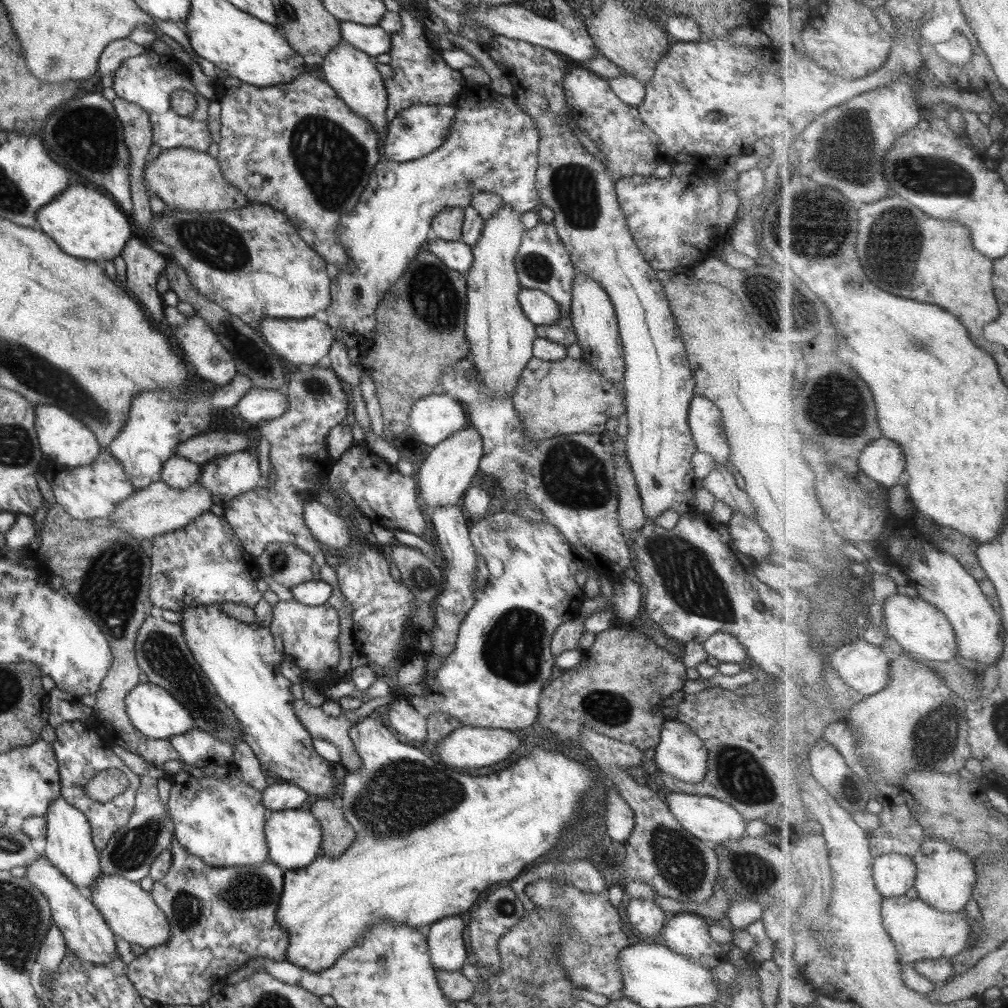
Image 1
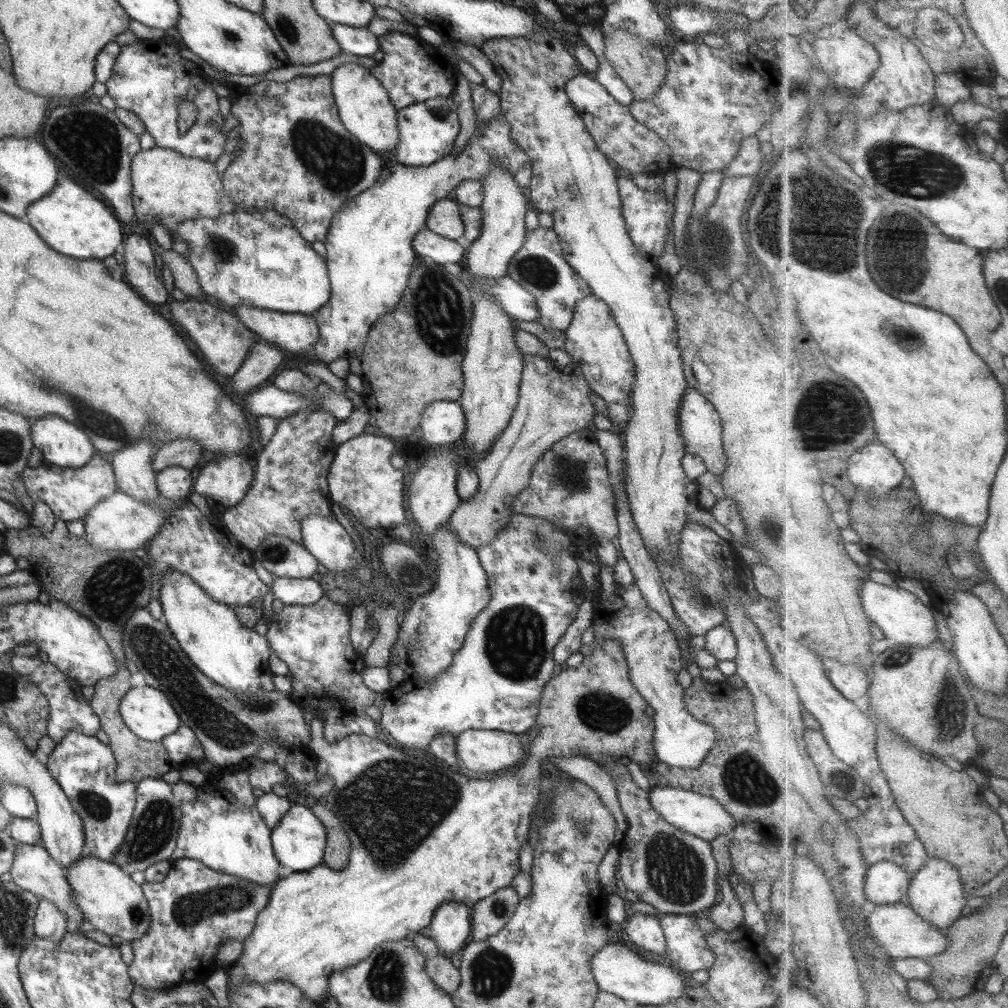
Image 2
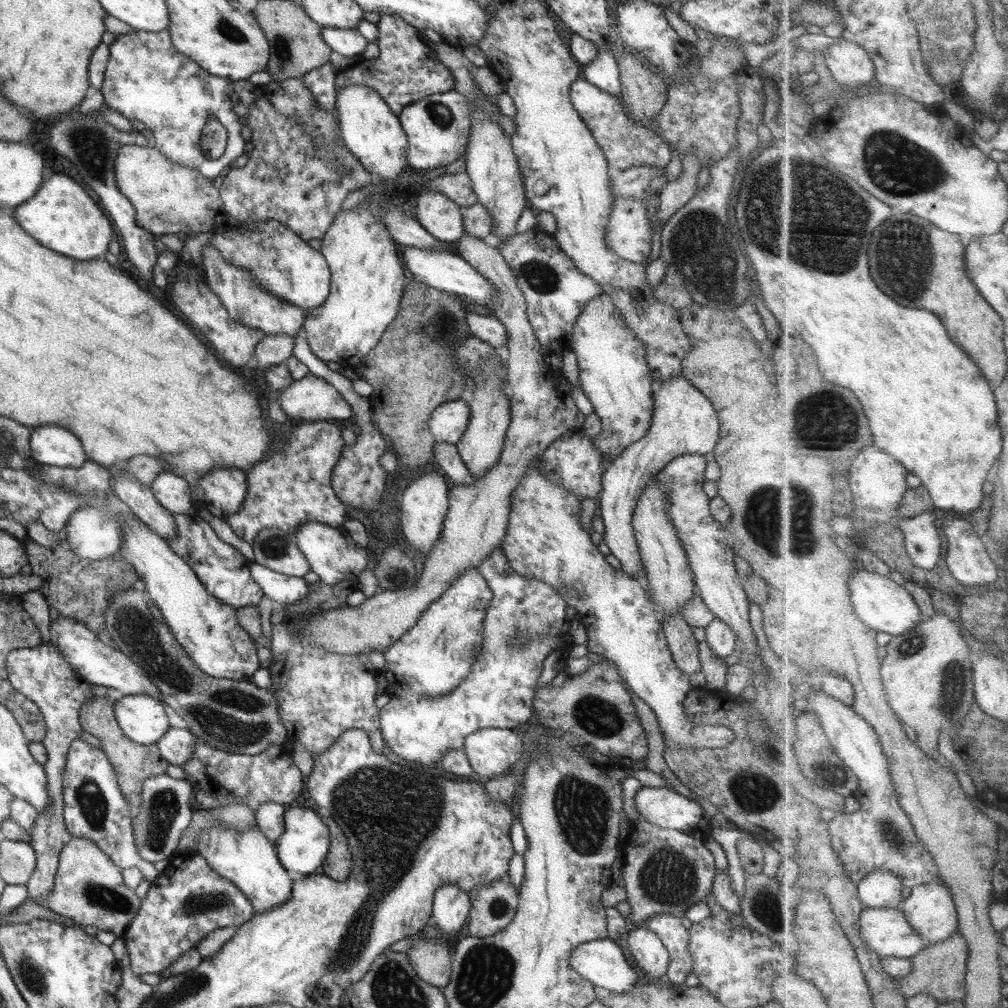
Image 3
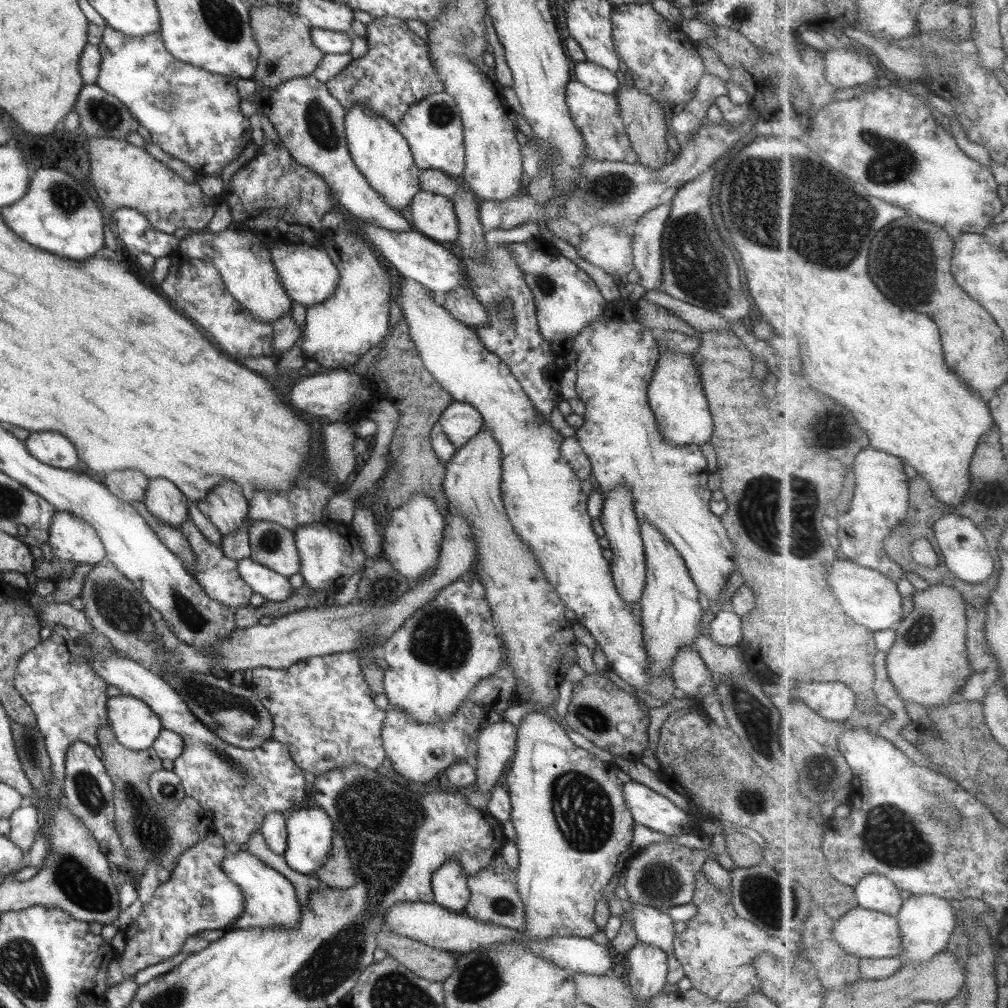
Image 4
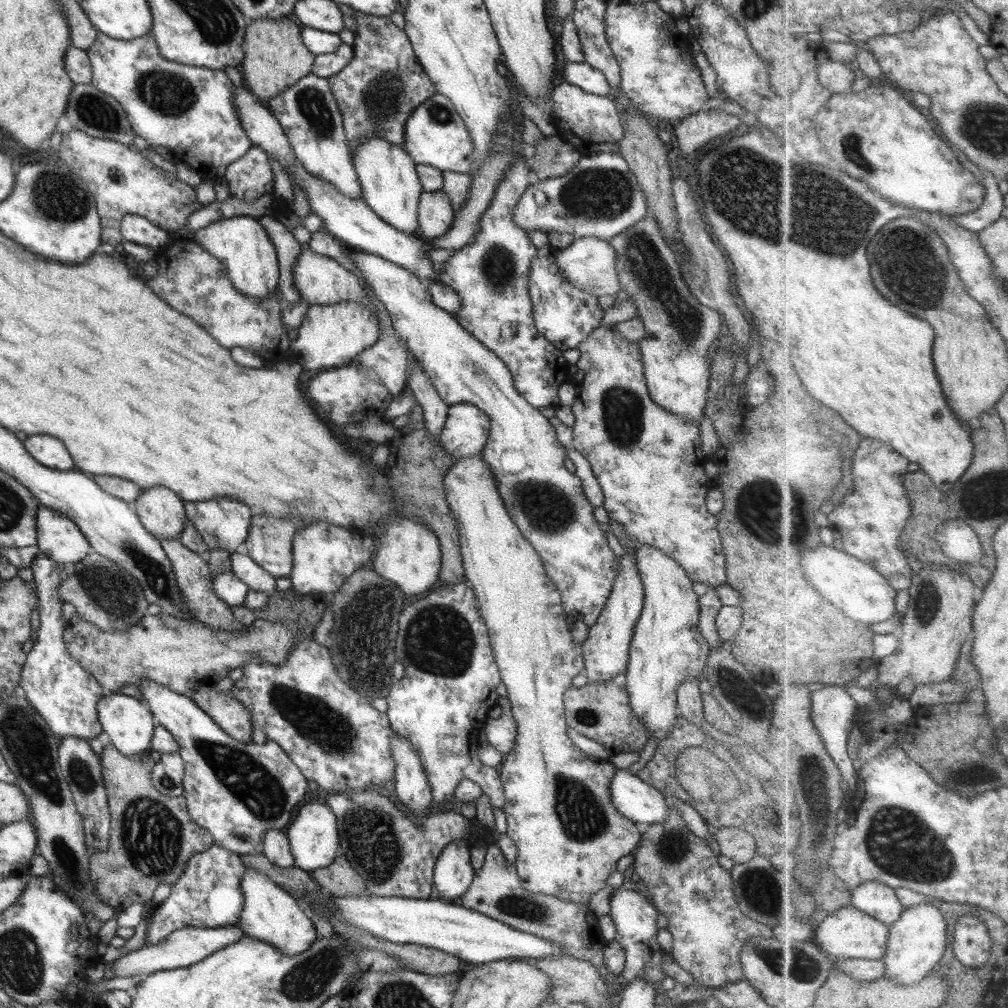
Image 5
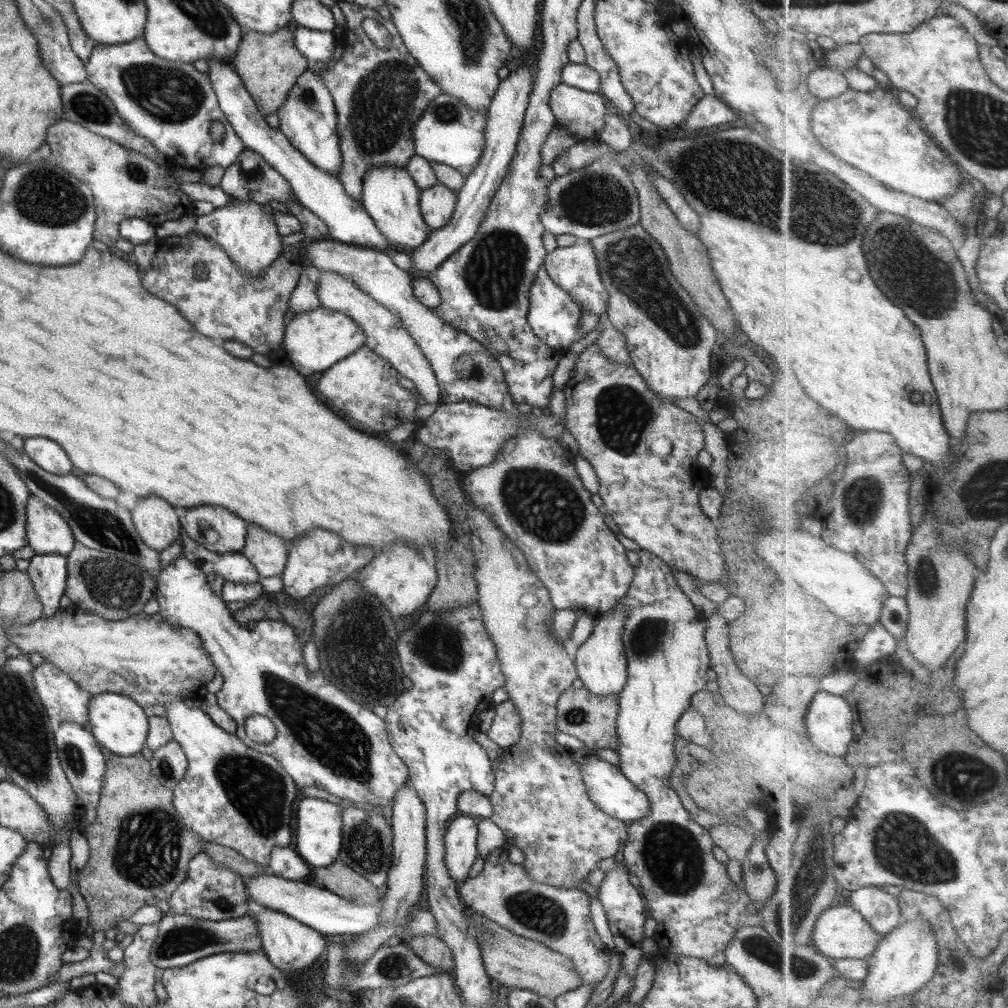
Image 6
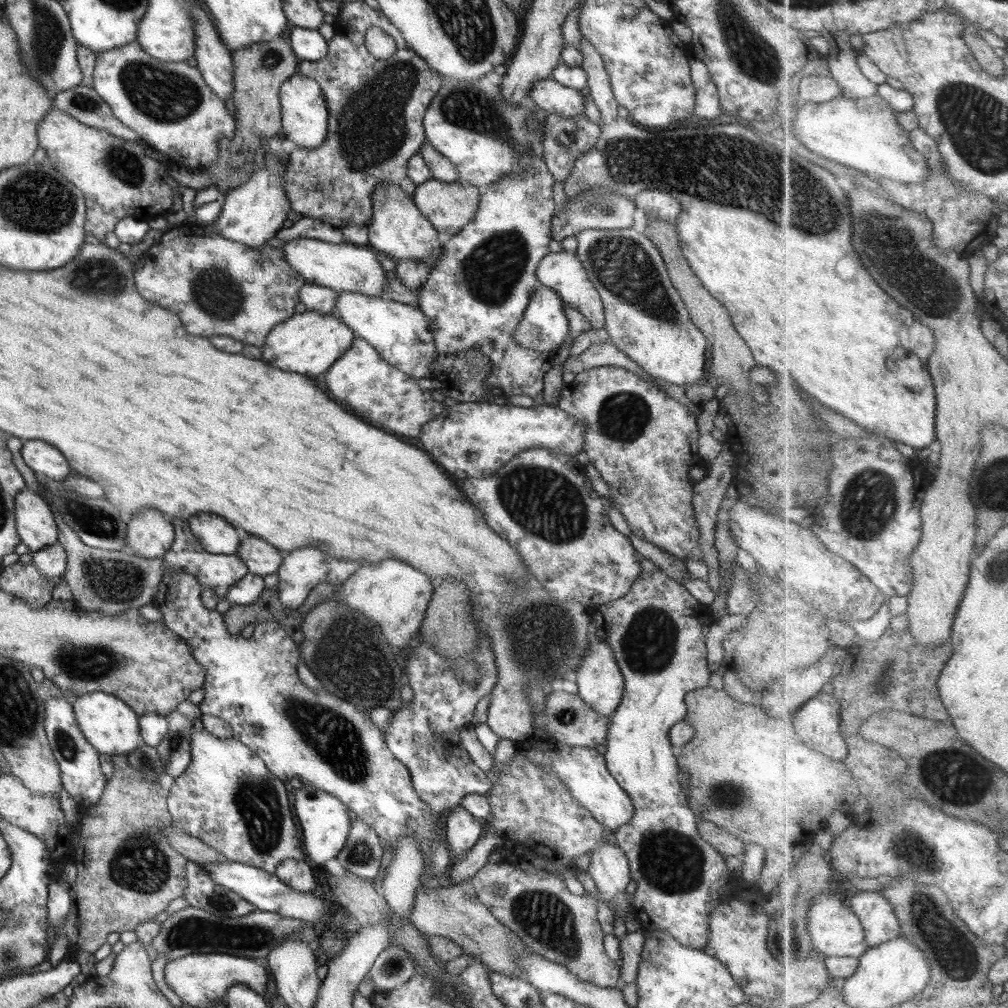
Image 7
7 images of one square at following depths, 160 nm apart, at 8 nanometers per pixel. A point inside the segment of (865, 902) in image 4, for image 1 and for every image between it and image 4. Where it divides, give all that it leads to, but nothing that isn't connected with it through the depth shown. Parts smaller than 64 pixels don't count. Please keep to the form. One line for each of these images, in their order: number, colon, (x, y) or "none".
1: (896, 874)
2: (887, 883)
3: (882, 889)

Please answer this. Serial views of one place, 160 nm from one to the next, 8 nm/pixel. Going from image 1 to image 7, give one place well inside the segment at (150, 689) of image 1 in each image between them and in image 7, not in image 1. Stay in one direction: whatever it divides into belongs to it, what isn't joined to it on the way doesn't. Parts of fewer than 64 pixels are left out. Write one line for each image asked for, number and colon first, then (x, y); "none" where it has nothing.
2: (147, 712)
3: (143, 719)
4: (136, 726)
5: (126, 723)
6: (117, 722)
7: (108, 723)

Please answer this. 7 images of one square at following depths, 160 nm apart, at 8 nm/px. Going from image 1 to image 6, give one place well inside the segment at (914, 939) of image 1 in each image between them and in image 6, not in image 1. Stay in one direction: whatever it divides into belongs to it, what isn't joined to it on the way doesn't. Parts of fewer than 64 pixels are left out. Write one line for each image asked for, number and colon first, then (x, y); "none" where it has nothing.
2: (904, 933)
3: (889, 932)
4: (867, 933)
5: (849, 933)
6: (843, 931)

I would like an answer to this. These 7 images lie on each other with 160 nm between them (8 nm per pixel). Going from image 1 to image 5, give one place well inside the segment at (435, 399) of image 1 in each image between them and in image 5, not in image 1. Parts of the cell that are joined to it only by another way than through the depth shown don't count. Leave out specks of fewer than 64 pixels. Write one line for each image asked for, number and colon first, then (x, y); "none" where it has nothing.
2: (441, 422)
3: (449, 421)
4: (460, 422)
5: (465, 432)

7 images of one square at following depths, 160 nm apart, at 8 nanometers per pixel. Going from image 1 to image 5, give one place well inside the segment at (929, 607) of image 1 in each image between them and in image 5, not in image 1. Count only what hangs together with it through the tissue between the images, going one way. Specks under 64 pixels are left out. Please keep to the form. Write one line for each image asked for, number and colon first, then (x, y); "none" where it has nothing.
2: (906, 619)
3: (886, 605)
4: (874, 599)
5: (852, 584)

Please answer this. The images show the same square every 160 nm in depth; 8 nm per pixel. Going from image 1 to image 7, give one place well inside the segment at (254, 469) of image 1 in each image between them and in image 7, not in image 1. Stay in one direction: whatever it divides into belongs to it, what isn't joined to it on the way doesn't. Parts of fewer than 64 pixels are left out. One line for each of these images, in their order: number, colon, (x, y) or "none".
2: (226, 482)
3: (222, 489)
4: (225, 506)
5: (222, 523)
6: (217, 529)
7: (216, 536)

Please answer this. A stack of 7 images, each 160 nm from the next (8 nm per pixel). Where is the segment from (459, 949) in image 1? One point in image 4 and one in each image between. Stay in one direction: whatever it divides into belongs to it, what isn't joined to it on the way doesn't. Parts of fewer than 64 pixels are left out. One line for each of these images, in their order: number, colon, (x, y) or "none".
2: (450, 926)
3: (451, 906)
4: (449, 884)

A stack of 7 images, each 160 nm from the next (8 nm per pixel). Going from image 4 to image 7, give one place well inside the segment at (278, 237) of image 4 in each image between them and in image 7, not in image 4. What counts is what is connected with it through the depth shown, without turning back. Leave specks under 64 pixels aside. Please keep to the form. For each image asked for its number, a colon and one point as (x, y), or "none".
5: (321, 280)
6: (385, 335)
7: (401, 333)

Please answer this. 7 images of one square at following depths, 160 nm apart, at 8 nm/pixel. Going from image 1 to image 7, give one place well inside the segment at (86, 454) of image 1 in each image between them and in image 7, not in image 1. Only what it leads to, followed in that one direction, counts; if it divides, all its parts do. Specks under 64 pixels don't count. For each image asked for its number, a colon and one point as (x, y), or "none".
2: (62, 444)
3: (50, 445)
4: (53, 449)
5: (50, 452)
6: (50, 457)
7: (44, 459)

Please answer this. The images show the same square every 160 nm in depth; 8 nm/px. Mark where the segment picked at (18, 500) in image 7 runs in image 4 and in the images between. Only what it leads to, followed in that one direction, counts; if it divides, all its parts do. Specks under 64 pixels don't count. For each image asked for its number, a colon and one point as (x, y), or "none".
4: (71, 538)
5: (58, 537)
6: (47, 532)

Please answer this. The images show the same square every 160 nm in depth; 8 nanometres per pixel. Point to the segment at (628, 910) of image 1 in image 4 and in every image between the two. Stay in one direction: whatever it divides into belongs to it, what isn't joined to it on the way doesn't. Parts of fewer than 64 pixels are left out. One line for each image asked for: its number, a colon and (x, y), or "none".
2: (644, 930)
3: (650, 954)
4: (648, 965)

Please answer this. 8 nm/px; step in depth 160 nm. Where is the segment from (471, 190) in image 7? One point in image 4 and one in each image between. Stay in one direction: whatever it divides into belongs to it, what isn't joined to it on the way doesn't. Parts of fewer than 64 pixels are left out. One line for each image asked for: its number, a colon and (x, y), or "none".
4: (431, 214)
5: (435, 213)
6: (437, 204)

